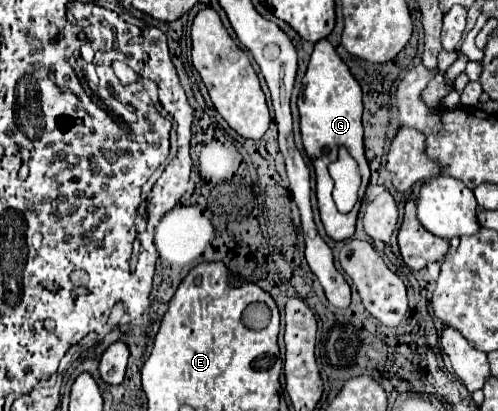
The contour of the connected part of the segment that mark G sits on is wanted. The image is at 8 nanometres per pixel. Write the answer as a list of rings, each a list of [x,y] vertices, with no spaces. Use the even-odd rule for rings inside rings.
[[[320,40],[314,46],[308,72],[302,80],[302,92],[298,96],[298,110],[300,110],[300,132],[304,150],[308,158],[314,164],[316,172],[316,198],[318,198],[318,210],[324,224],[326,234],[342,242],[354,234],[358,206],[350,214],[340,214],[334,200],[332,200],[332,178],[328,176],[328,164],[336,160],[338,146],[346,146],[350,156],[358,162],[364,186],[370,180],[370,166],[364,156],[364,142],[362,142],[362,90],[356,78],[350,74],[348,66],[342,62],[342,58],[336,54],[334,46],[328,40]]]

